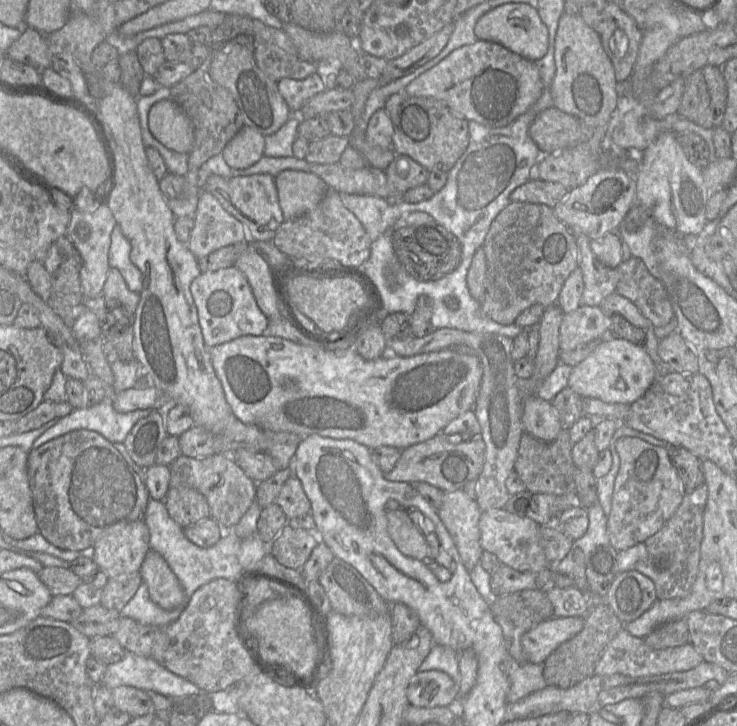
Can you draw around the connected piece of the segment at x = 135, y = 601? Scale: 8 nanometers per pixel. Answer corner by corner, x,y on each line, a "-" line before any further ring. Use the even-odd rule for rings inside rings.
143,581
135,595
121,610
121,617
131,618
141,624
165,626
175,622
187,604
167,611
155,604
149,595
147,584

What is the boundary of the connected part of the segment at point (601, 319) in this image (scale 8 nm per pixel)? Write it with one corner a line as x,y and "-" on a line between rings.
581,305
564,314
560,326
560,351
571,351
587,342
609,336
609,315
600,306

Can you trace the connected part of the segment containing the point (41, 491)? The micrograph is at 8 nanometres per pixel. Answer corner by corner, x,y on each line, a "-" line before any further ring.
73,430
44,443
38,448
32,448
28,453
27,472
29,486
33,495
33,506
38,532
40,532
49,543
62,550
82,551
94,546
100,535
109,528
118,524
128,524
143,519
150,499
146,485
142,482
135,470
128,464
118,448
100,433
93,430

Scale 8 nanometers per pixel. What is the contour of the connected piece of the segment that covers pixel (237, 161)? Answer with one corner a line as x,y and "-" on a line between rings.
244,125
226,144
221,154
226,163
234,169
245,169
258,162
264,155
265,136

